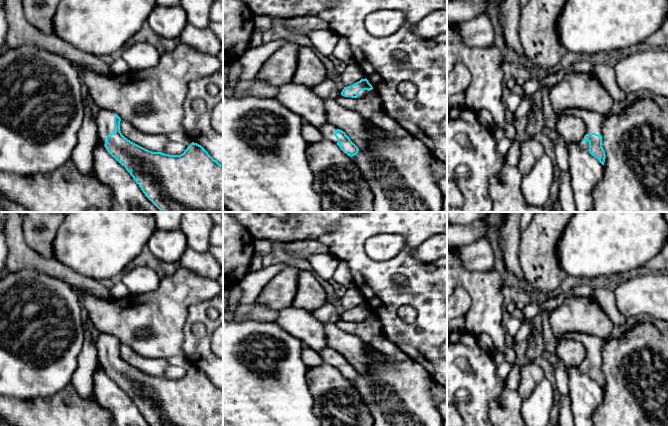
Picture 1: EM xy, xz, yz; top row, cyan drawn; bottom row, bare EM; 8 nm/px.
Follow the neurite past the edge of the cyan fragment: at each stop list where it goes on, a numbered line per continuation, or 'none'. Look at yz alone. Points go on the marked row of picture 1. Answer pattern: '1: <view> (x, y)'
1: yz (593, 121)

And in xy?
1: xy (104, 119)

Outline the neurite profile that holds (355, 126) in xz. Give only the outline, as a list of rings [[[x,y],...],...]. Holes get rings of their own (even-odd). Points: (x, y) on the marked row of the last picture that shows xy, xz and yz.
[[[323,99],[327,124],[346,133],[359,150],[369,150],[372,139],[368,122],[358,112],[342,107],[336,99]]]

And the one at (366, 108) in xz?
[[[377,93],[370,100],[367,100],[366,98],[344,97],[342,95],[338,95],[336,100],[342,107],[358,112],[367,120],[371,120],[376,113],[386,114],[381,97]]]

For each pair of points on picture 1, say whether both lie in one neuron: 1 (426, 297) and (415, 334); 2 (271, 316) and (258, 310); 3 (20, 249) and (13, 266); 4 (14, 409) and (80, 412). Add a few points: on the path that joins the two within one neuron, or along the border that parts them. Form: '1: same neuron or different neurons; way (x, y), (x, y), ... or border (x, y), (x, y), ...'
1: same neuron; way (426, 306), (426, 323), (424, 325)
2: same neuron; way (268, 315), (261, 313)
3: same neuron; way (19, 253), (19, 257), (15, 262)
4: same neuron; way (30, 412), (64, 412)

